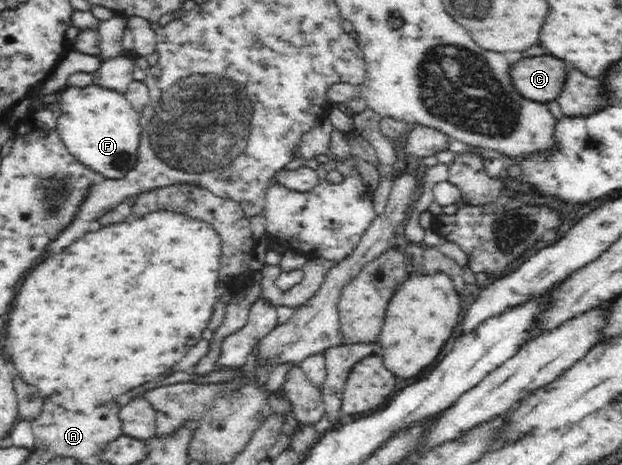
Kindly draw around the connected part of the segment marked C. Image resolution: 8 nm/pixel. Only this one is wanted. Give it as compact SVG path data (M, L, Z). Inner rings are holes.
M553 55L521 58L510 64L511 84L524 99L546 103L557 98L566 77L568 64Z

